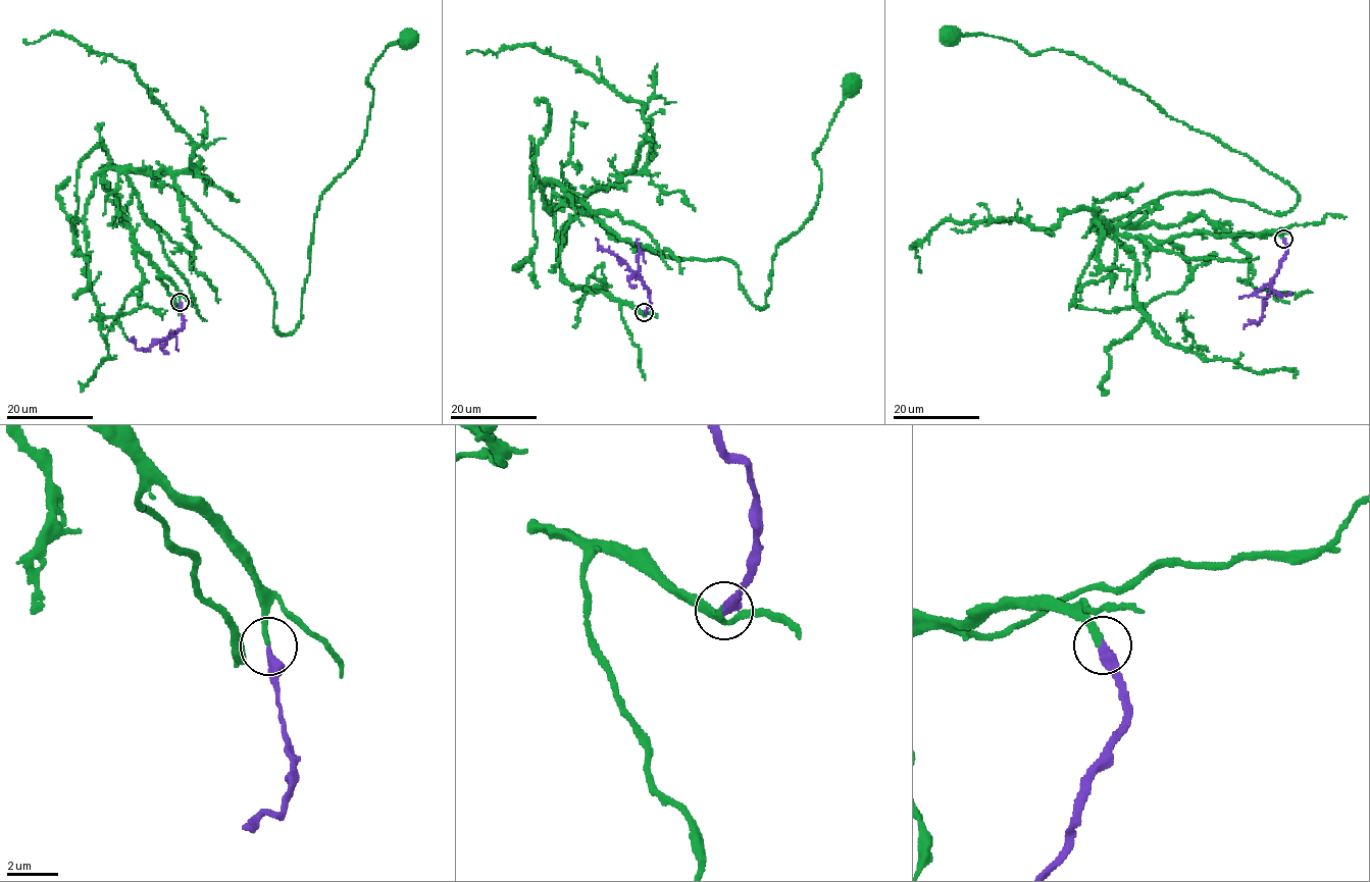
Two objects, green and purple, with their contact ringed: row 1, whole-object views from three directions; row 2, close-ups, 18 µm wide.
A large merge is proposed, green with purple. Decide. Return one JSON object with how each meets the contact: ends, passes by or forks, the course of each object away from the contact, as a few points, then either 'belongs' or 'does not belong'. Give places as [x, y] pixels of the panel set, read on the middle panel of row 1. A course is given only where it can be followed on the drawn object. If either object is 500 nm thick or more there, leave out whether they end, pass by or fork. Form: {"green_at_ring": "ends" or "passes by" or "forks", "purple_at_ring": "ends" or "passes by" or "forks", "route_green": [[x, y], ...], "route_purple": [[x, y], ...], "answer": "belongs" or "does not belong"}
{"green_at_ring": "ends", "purple_at_ring": "ends", "route_green": [[645, 313], [566, 282], [564, 225], [585, 210], [638, 247], [719, 257], [761, 309], [852, 85]], "route_purple": [[645, 313], [649, 304], [649, 289], [624, 263], [598, 247], [596, 239]], "answer": "belongs"}

